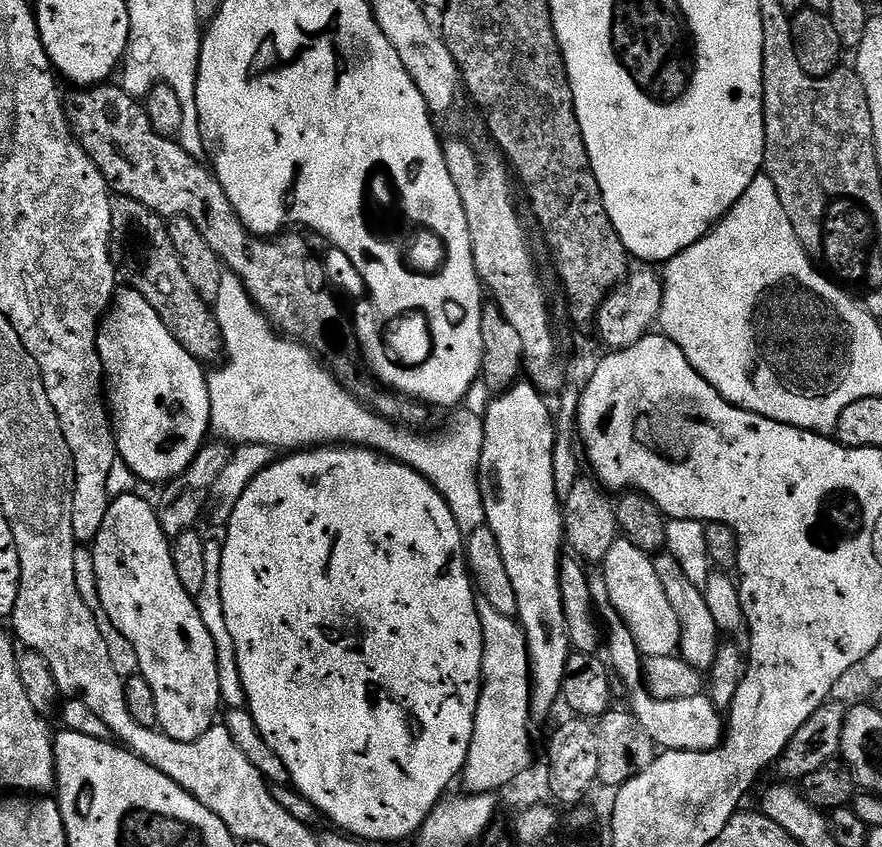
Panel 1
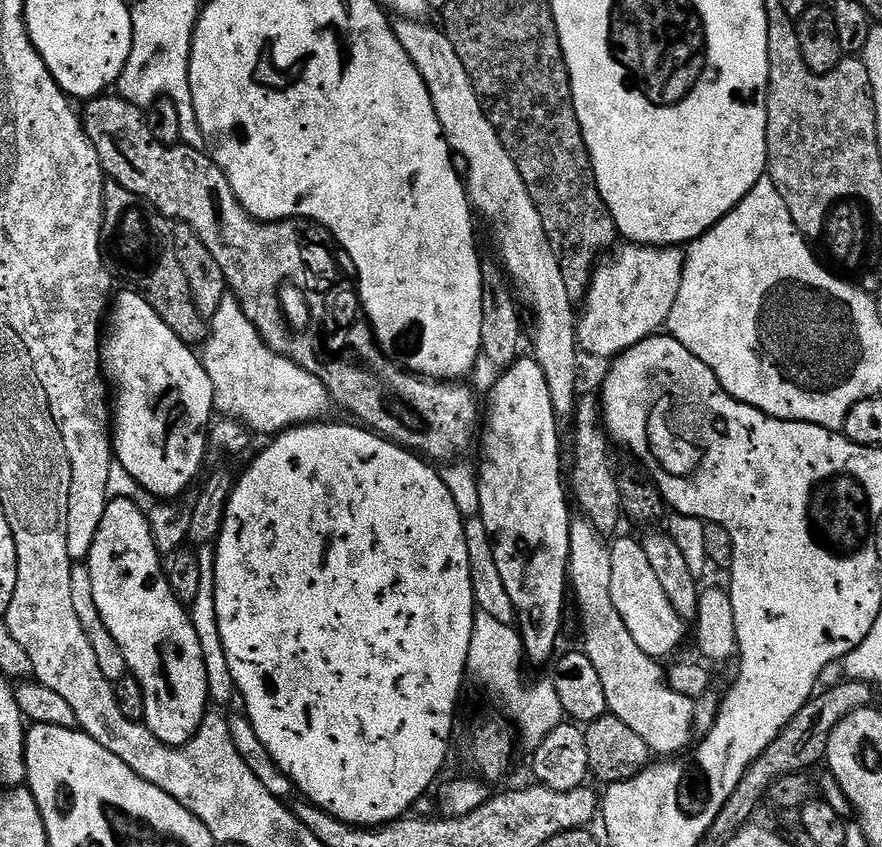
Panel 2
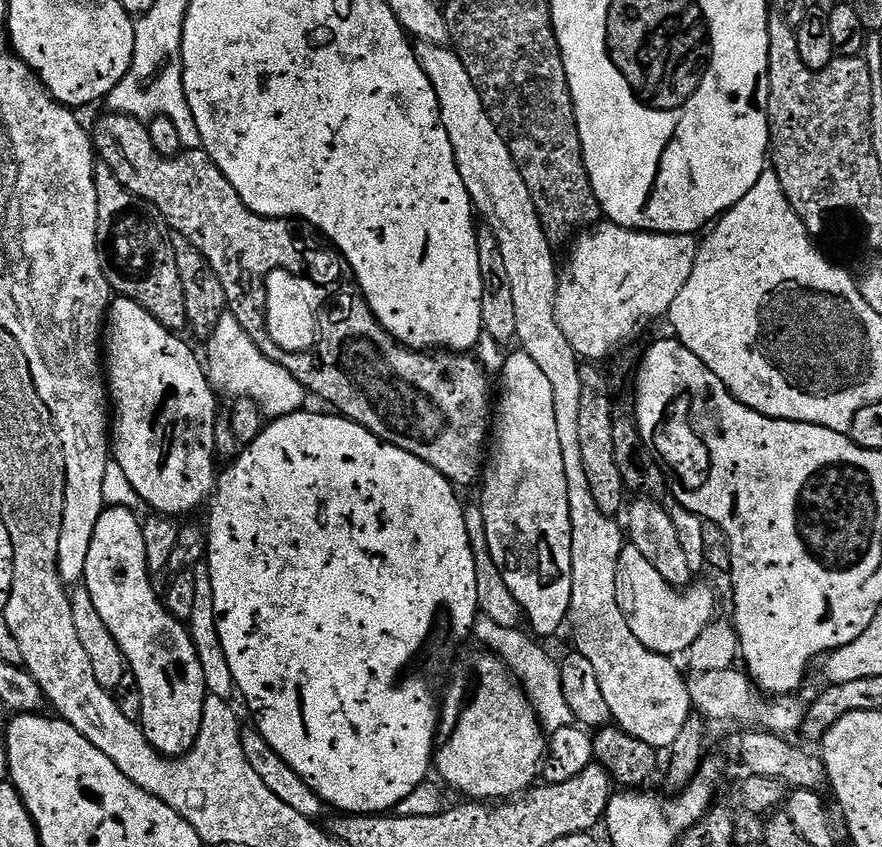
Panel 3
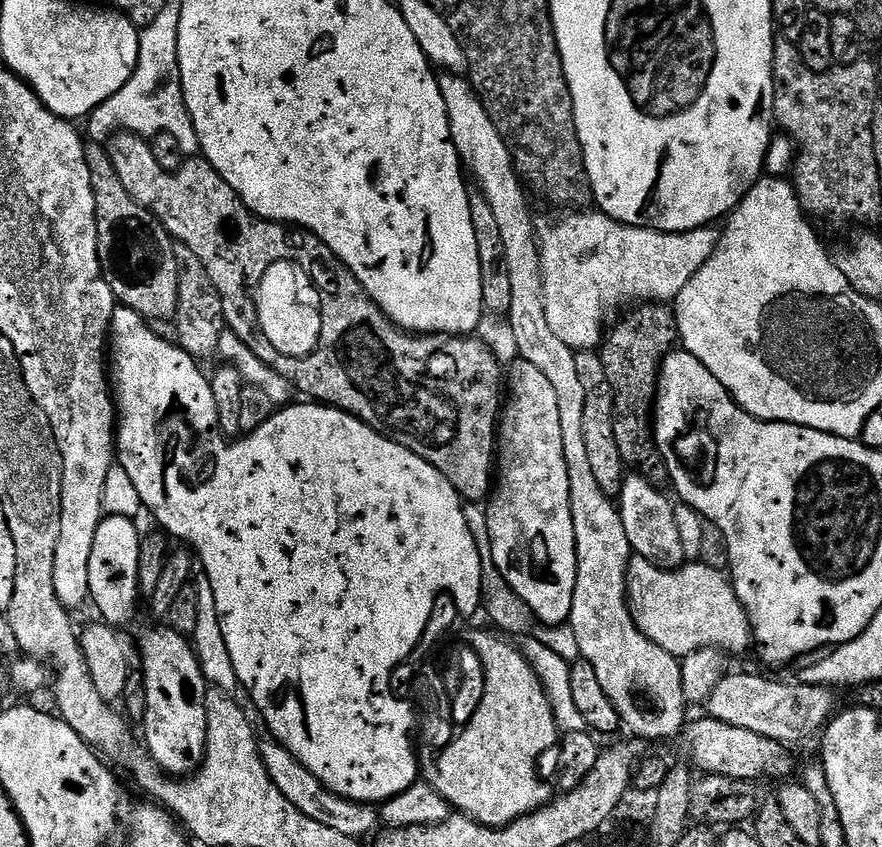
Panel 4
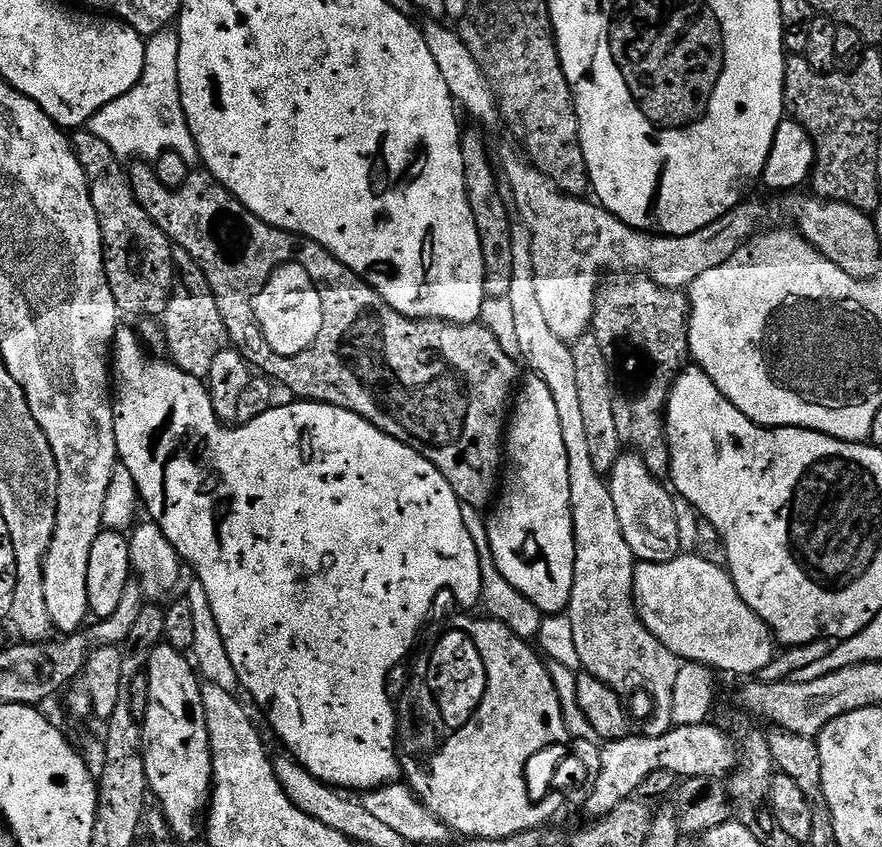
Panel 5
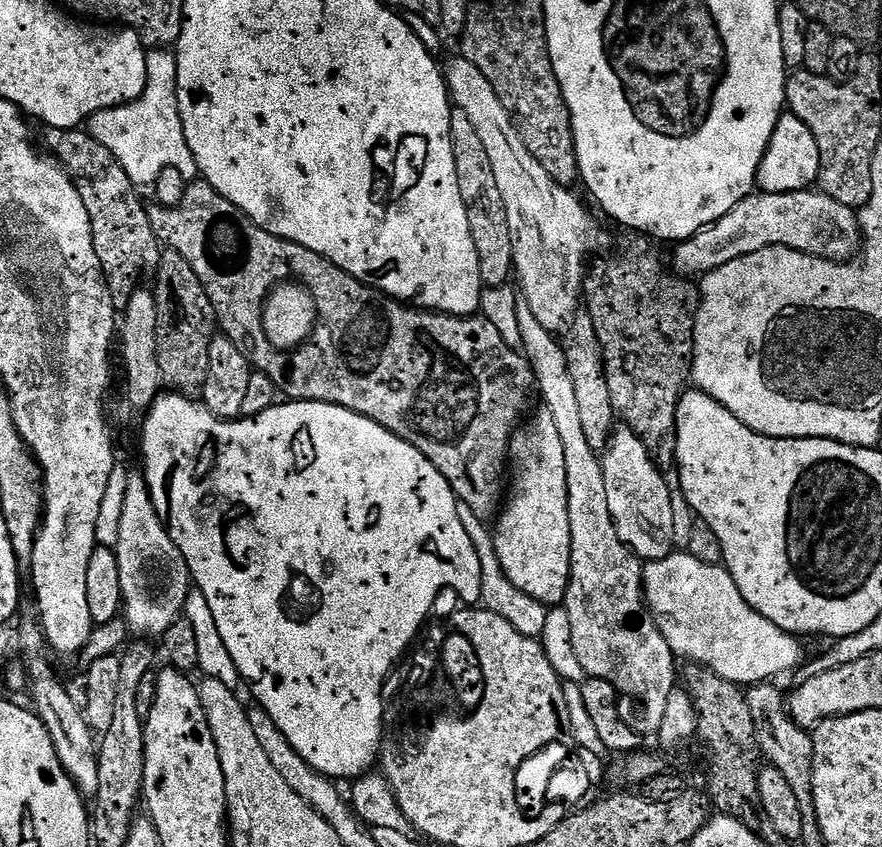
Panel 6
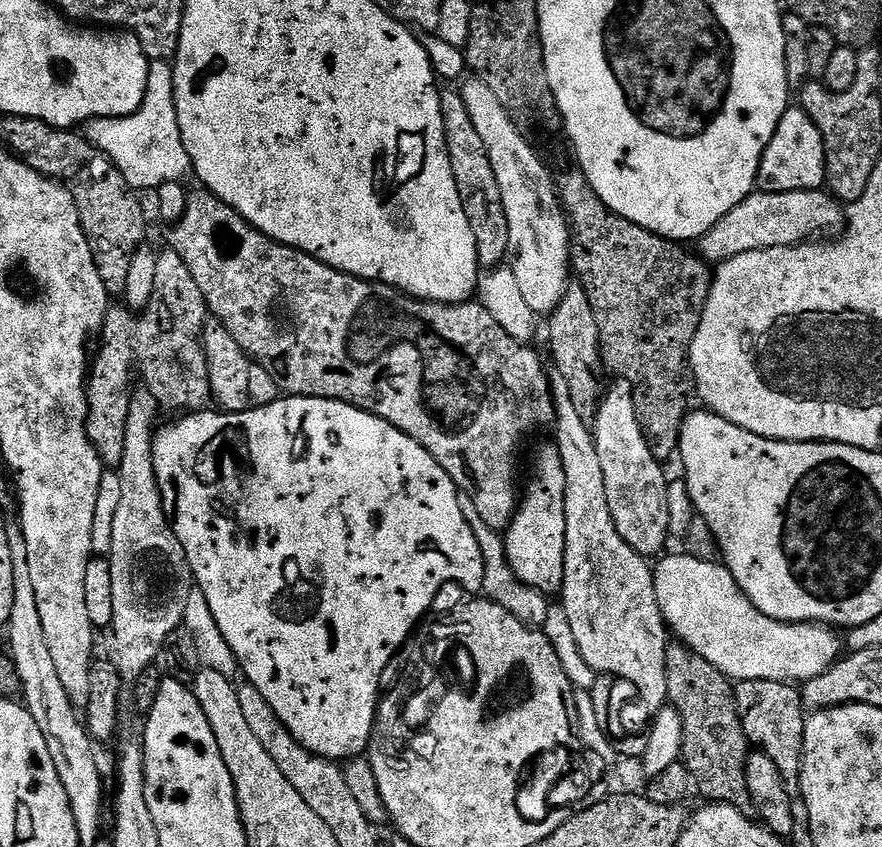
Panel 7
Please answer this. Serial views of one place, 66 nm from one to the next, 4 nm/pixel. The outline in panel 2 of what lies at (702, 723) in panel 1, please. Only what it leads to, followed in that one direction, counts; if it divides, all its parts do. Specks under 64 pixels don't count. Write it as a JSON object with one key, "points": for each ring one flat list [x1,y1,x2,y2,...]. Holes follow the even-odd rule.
{"points":[[573,519,570,526,570,554,568,578,576,604,580,607,580,624,584,627,582,651,594,664,607,700,607,711,626,722,646,741,653,753,668,758,680,754,693,739,691,722,694,718,695,699,675,692,666,679,665,669,655,656,647,656,638,650,638,642,630,638,622,614,614,610,614,598,610,598,609,541,589,520],[605,540,605,541,604,541],[671,752,676,752,672,753],[669,755,669,756,668,756]]}

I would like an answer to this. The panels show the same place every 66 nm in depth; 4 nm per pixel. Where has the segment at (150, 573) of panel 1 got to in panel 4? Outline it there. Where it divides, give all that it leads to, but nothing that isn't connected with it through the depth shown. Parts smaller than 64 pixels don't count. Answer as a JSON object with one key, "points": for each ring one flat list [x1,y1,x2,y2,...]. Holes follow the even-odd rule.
{"points":[[105,515,98,526,98,534,94,534,94,550,90,550,90,590,88,591,91,603,96,603,100,611,99,619,105,624,121,626,136,612,136,599,142,596,140,591,140,542,142,532,126,517],[156,626,140,640,140,664,144,667,144,741,161,772,184,778,195,773,206,750,206,694,210,685,204,679,196,650,189,637,167,626]]}

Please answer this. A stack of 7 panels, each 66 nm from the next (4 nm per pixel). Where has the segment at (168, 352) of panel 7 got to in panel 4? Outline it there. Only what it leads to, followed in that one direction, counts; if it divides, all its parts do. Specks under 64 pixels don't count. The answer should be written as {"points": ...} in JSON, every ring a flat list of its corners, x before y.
{"points":[[174,243,174,258,178,258,178,310,174,317,174,325,176,324,174,340,198,362,204,362,207,356,217,355,218,342,226,330,222,298,210,274,206,274,206,266,198,262,198,257,194,254,194,250,190,250,190,246]]}

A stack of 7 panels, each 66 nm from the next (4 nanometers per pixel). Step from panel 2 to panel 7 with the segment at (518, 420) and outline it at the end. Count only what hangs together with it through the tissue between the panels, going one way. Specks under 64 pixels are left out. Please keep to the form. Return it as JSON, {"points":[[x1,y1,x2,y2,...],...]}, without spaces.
{"points":[[548,442,537,450,532,481,525,492,523,489,516,516,503,537,506,556,518,579,539,592,559,593,566,562,566,470,562,470,562,454,555,443]]}

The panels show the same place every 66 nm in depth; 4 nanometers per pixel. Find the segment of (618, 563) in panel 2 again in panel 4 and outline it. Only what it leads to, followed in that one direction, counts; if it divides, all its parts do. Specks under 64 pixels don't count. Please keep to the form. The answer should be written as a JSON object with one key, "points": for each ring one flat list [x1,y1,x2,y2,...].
{"points":[[639,554,633,555,628,564,628,609,642,634,662,650,683,658,703,648,718,648,727,654,744,652,753,647,752,627,748,612,736,596,732,581,724,572,714,570,699,562,685,563,682,568,659,568]]}

